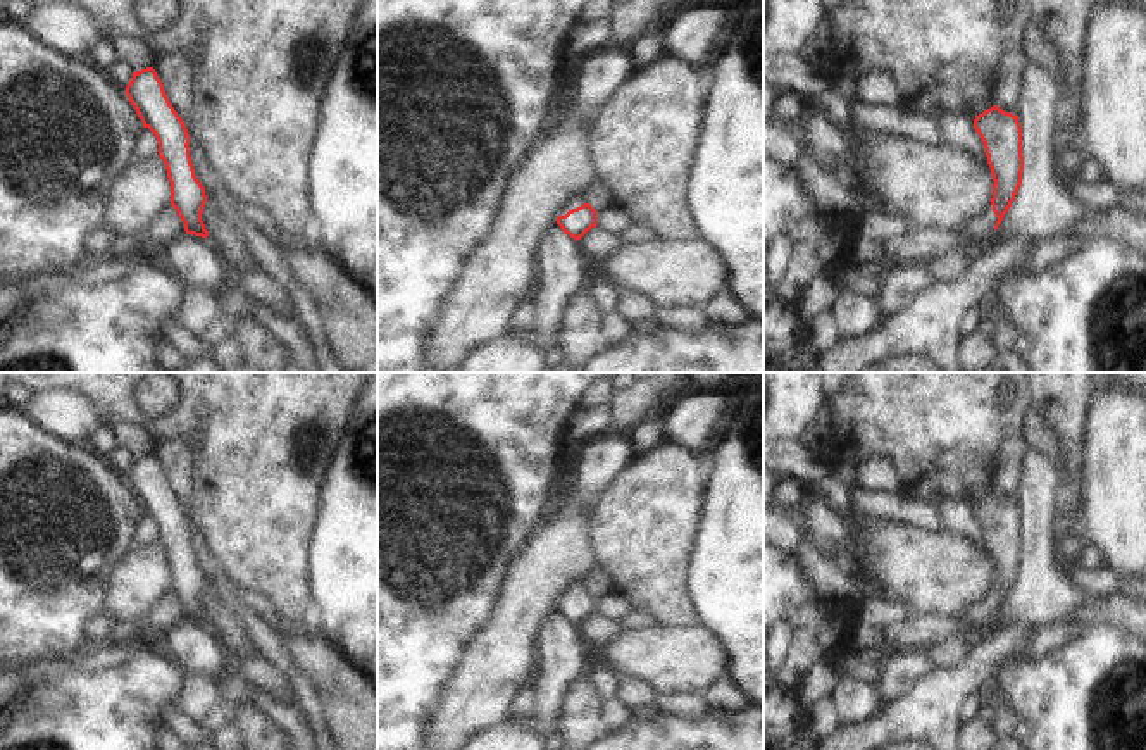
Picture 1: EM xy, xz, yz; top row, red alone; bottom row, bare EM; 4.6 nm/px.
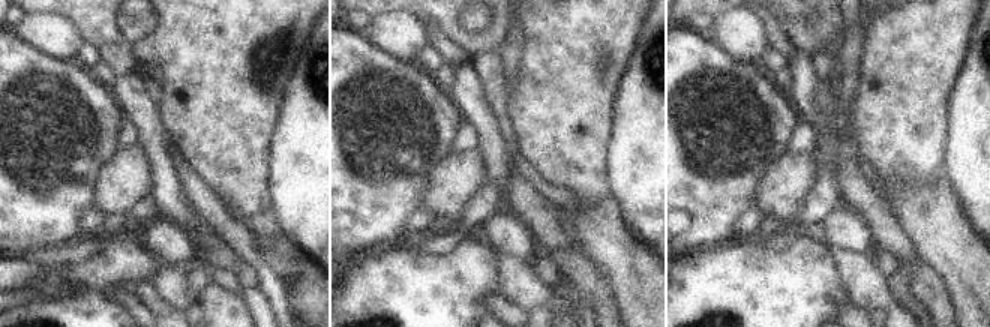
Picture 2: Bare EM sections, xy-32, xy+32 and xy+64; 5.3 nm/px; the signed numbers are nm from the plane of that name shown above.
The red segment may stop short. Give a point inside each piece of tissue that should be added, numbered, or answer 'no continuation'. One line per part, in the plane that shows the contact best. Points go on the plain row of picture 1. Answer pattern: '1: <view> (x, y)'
1: xz (576, 587)

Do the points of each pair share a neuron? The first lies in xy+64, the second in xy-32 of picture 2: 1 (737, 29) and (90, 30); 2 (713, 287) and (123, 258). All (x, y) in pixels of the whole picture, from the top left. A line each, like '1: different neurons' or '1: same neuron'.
1: different neurons
2: same neuron

